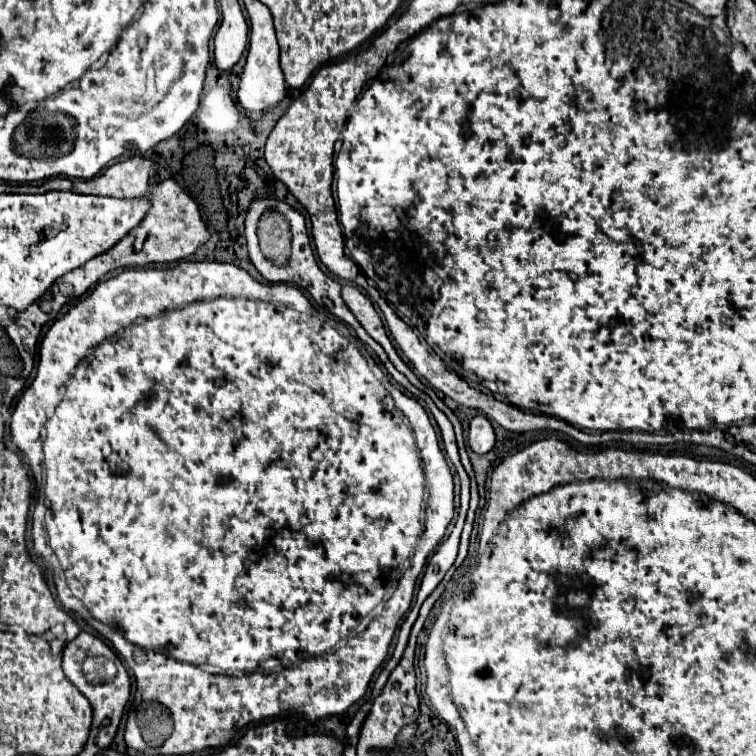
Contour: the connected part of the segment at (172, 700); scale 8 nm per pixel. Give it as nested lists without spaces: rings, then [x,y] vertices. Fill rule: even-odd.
[[[182,260],[172,269],[128,269],[118,277],[100,283],[86,299],[76,303],[64,317],[54,321],[40,343],[36,379],[28,389],[24,389],[12,413],[10,427],[16,449],[26,457],[34,471],[42,469],[46,473],[45,519],[38,528],[32,525],[32,542],[35,554],[52,566],[48,569],[56,576],[60,603],[64,609],[82,615],[82,619],[100,635],[104,635],[116,651],[126,647],[124,639],[130,643],[130,647],[134,647],[130,651],[118,653],[136,677],[136,693],[128,711],[124,739],[128,747],[140,753],[186,755],[208,747],[224,747],[234,733],[248,723],[280,717],[290,711],[302,713],[306,721],[344,713],[366,693],[374,671],[386,659],[398,621],[410,609],[416,579],[430,553],[446,535],[446,527],[454,517],[452,473],[438,447],[436,431],[428,413],[416,399],[404,395],[390,382],[362,342],[358,340],[352,343],[338,331],[336,325],[340,323],[336,323],[336,319],[330,319],[322,311],[310,315],[314,307],[300,289],[290,285],[258,283],[244,269],[232,263],[216,261]],[[43,529],[46,535],[41,535]],[[208,671],[234,673],[238,677],[212,675]]]

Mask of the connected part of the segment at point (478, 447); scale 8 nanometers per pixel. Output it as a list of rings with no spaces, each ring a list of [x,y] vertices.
[[[474,417],[470,421],[470,433],[468,433],[468,445],[476,455],[486,455],[492,451],[496,443],[494,429],[486,417]]]

